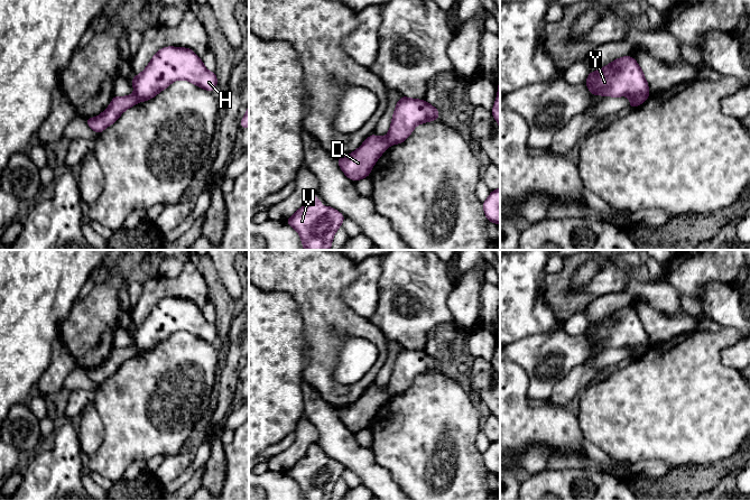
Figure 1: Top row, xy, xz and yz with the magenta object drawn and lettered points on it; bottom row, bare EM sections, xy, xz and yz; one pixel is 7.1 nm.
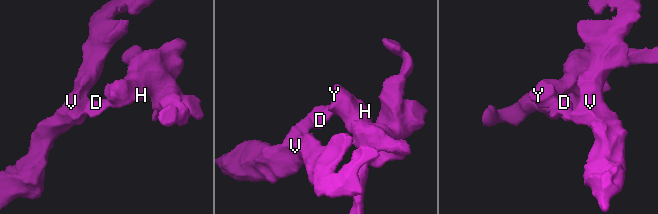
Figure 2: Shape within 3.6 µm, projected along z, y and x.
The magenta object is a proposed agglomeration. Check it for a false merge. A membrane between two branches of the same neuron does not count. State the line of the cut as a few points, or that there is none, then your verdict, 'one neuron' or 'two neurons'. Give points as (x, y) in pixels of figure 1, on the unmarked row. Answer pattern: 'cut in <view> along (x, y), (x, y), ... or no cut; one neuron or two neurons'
cut in xy along (135, 344), (139, 352); two neurons

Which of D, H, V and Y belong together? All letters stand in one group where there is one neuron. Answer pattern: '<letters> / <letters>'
D V / H Y

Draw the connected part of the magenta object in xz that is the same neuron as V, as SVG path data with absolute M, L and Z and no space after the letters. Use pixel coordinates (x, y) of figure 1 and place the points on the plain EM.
M312 444L305 455L293 467L286 470L286 473L299 484L305 501L330 501L335 483L345 467L328 456L323 460L322 451L314 447L315 444Z

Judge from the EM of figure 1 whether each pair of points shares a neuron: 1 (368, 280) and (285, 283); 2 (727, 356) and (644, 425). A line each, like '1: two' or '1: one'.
1: two
2: two

